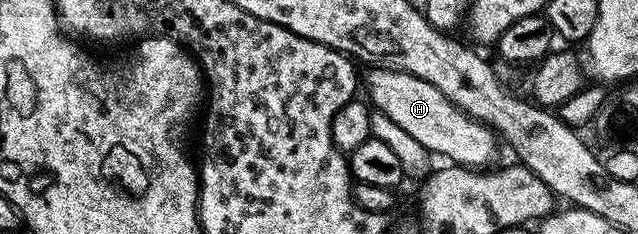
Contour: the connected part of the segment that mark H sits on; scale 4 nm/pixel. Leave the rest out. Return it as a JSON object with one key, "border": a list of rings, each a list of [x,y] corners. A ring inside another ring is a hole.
{"border":[[[371,67],[366,72],[368,93],[366,96],[370,104],[388,116],[393,123],[397,123],[406,134],[417,139],[430,154],[440,153],[456,166],[487,165],[486,161],[495,153],[496,134],[482,121],[476,121],[474,117],[462,113],[448,97],[437,91],[437,87],[433,87],[433,83],[425,83],[425,79],[417,79],[417,75],[399,73],[395,69]]]}

